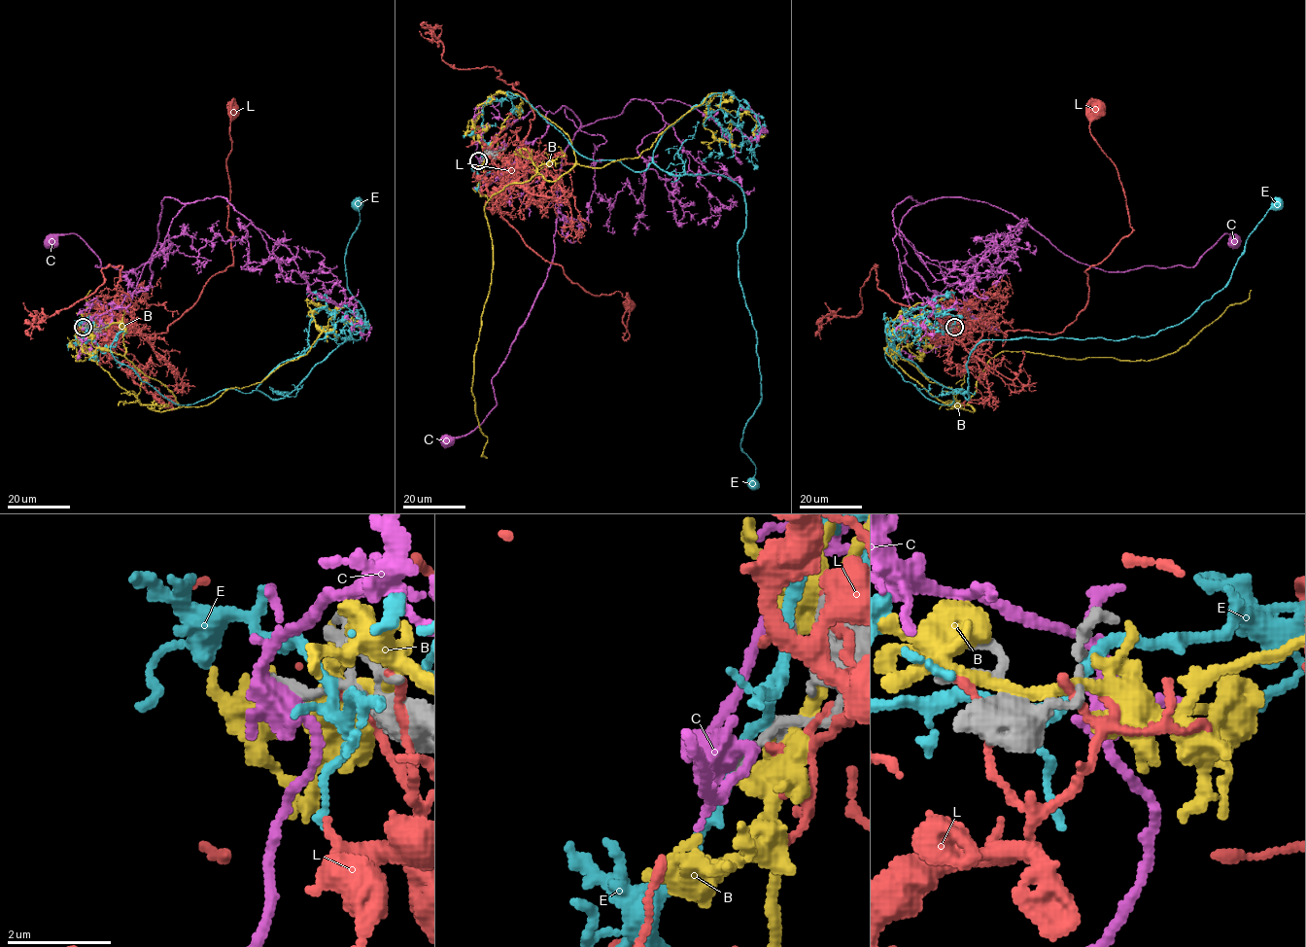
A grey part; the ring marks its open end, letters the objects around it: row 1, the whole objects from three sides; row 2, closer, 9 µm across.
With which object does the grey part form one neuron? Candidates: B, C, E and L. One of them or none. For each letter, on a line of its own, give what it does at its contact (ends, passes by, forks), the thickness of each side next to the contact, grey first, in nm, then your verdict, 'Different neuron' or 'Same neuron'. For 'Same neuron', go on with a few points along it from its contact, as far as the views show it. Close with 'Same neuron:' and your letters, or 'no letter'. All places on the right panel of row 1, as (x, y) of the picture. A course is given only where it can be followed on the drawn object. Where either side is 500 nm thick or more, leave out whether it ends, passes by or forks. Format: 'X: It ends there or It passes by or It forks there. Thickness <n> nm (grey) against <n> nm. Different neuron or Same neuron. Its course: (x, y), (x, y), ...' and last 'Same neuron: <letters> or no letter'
B: It forks there. Thickness 240 nm (grey) against 280 nm. Different neuron
C: It forks there. Thickness 240 nm (grey) against 400 nm. Different neuron
E: It forks there. Thickness 160 nm (grey) against 180 nm. Different neuron
L: It forks there. Thickness 160 nm (grey) against 90 nm. Different neuron
Same neuron: no letter

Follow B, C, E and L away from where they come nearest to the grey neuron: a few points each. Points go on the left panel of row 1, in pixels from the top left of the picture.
B: (85, 328), (119, 323), (123, 355), (179, 407), (153, 410), (94, 352), (79, 361), (90, 290)
C: (85, 328), (130, 303), (184, 204), (162, 199), (157, 245), (133, 271), (95, 265), (74, 233), (50, 244)
E: (86, 327), (86, 339), (177, 404), (226, 388), (283, 399), (342, 337), (362, 335), (345, 258), (357, 203)
L: (86, 328), (97, 344), (106, 341), (104, 331), (165, 333), (212, 276), (233, 263), (226, 157), (233, 110)

